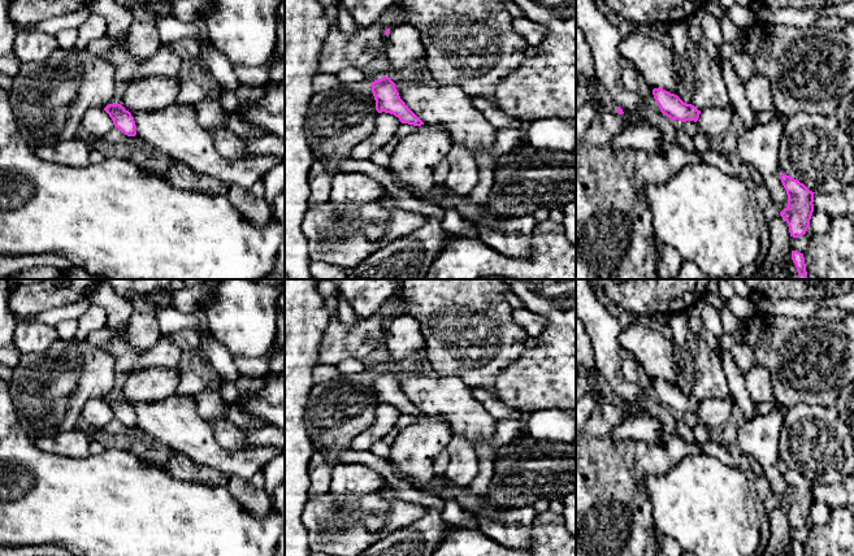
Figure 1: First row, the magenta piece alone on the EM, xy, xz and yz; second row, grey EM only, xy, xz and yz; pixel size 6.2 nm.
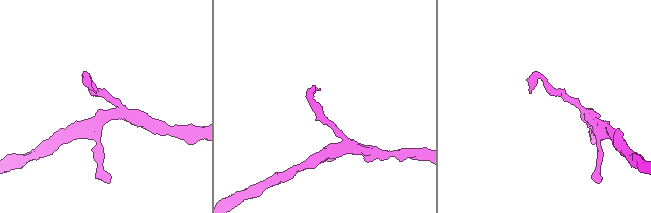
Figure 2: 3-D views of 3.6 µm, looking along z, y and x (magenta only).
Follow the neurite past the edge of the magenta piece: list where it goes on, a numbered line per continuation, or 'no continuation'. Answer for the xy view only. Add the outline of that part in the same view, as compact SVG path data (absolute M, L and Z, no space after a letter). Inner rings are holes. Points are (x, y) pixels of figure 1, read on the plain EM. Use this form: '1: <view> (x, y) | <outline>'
no continuation

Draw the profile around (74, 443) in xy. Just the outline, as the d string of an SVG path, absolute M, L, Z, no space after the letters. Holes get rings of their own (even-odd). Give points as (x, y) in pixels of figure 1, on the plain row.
M77 429L40 436L35 446L43 452L71 459L84 459L90 455L90 436Z

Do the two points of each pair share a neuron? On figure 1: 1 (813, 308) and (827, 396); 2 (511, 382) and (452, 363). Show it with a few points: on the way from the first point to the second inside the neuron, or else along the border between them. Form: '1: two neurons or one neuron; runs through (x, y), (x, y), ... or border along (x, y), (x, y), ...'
1: two neurons; border along (780, 316), (811, 317)
2: two neurons; border along (519, 356), (497, 376), (494, 385), (497, 395)

